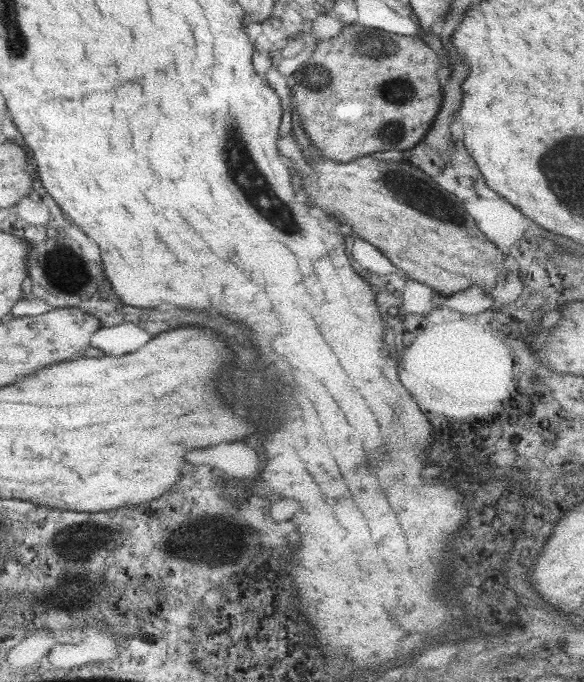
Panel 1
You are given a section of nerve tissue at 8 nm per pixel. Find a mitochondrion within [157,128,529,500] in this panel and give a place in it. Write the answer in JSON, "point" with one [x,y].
{"point":[411,187]}

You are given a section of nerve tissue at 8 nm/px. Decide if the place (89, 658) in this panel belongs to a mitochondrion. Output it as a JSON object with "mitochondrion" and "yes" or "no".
{"mitochondrion":"no"}

